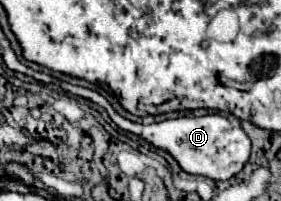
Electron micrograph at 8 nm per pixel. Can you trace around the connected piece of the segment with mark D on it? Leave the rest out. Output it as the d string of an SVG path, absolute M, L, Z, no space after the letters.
M66 82L66 92L72 94L72 96L86 98L86 100L102 106L108 112L108 116L112 118L112 122L116 122L118 128L128 130L128 132L144 138L146 142L154 144L156 148L166 150L168 154L174 156L176 162L180 162L182 170L188 172L188 174L198 174L198 176L206 176L206 178L212 178L212 180L228 180L234 174L238 174L250 158L250 138L244 134L244 130L240 126L232 126L226 116L220 116L220 114L180 116L180 118L174 118L174 120L164 120L164 122L144 126L144 124L130 122L128 118L122 118L110 106L110 102L104 96L100 96L98 92L90 90L90 88L82 88L82 86L74 86L74 84Z

